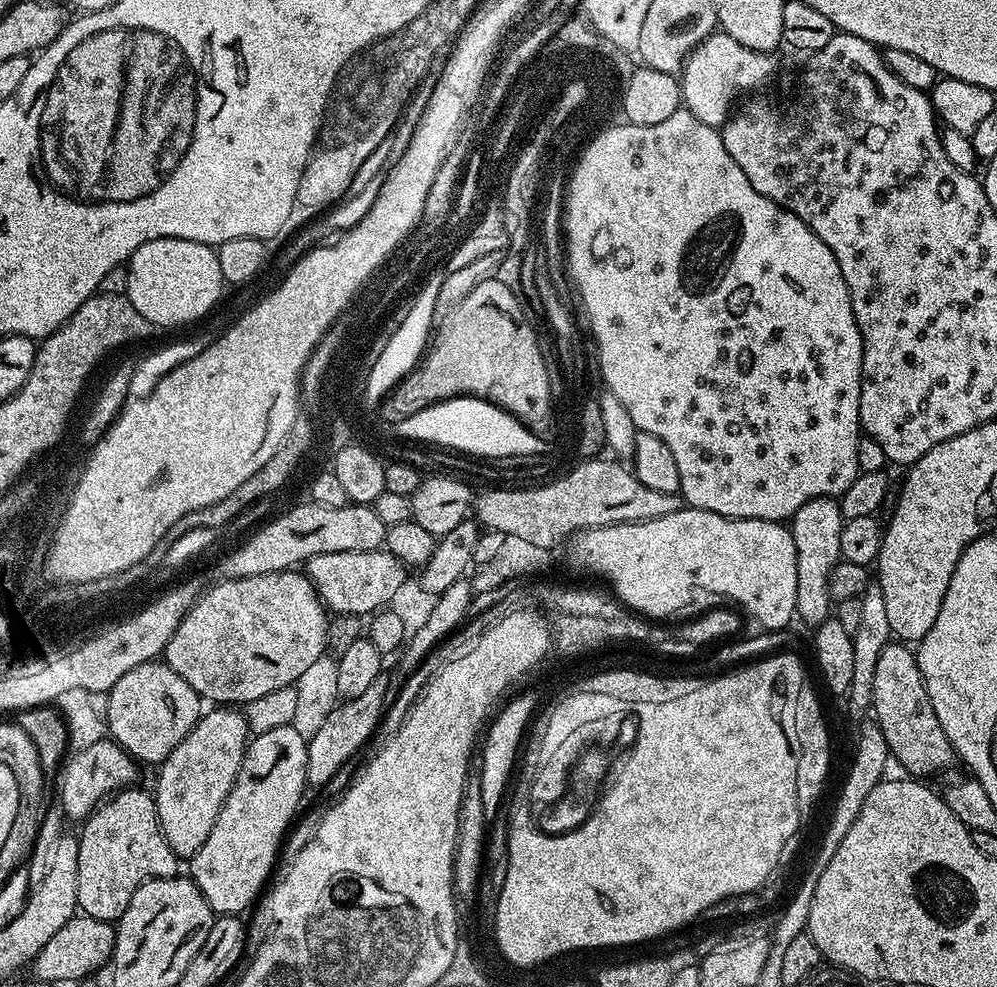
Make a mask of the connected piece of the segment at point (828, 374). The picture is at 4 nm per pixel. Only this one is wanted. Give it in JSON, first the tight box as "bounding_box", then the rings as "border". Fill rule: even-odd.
{"bounding_box":[572,106,864,522],"border":[[[683,106],[674,114],[670,114],[670,118],[665,118],[663,122],[658,122],[654,126],[638,126],[637,124],[622,122],[615,131],[601,136],[599,140],[596,140],[596,144],[589,148],[586,155],[586,174],[580,174],[580,176],[576,174],[576,190],[578,192],[576,192],[576,196],[572,194],[572,200],[578,198],[578,208],[590,208],[590,226],[592,226],[590,232],[594,234],[592,242],[594,242],[596,258],[602,258],[608,250],[608,266],[606,264],[602,266],[602,262],[596,262],[596,270],[590,276],[582,276],[578,281],[582,282],[581,288],[578,289],[578,295],[580,295],[581,302],[584,303],[585,310],[588,311],[588,320],[592,323],[593,334],[596,335],[596,352],[598,354],[596,356],[600,363],[603,383],[606,385],[607,391],[614,393],[615,397],[625,406],[636,429],[646,434],[654,434],[654,438],[662,438],[662,442],[666,442],[666,446],[670,446],[670,454],[674,454],[674,463],[678,465],[679,495],[683,496],[685,505],[738,520],[784,522],[795,514],[798,506],[802,506],[808,500],[813,500],[819,496],[840,498],[847,488],[856,482],[856,477],[861,473],[858,466],[858,442],[862,435],[860,426],[860,371],[864,357],[864,339],[856,325],[854,310],[850,302],[850,290],[846,286],[846,278],[842,278],[842,270],[838,266],[830,246],[826,246],[826,242],[822,242],[822,238],[818,238],[818,234],[811,232],[806,226],[806,222],[802,222],[795,214],[787,212],[785,208],[780,207],[770,198],[758,194],[758,190],[754,190],[754,186],[750,186],[750,178],[746,178],[746,174],[742,174],[742,166],[738,166],[738,162],[734,162],[734,158],[730,158],[730,154],[724,148],[720,132],[710,127],[706,122],[702,122],[694,113],[689,112]],[[760,400],[768,400],[768,408],[784,408],[784,412],[768,412],[768,420],[788,420],[788,424],[804,424],[804,428],[796,428],[796,432],[800,432],[800,436],[780,436],[780,440],[768,440],[768,424],[764,424],[764,432],[760,432],[760,416],[764,416],[764,412],[760,412]]]}

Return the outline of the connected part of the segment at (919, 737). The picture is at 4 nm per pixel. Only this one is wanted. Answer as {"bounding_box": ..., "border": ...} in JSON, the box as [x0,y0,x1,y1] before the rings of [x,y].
{"bounding_box":[870,642,954,778],"border":[[[889,642],[882,654],[878,654],[878,666],[874,666],[870,712],[886,738],[891,759],[897,760],[908,771],[905,773],[909,777],[928,778],[924,776],[934,775],[936,768],[951,769],[954,753],[952,743],[942,730],[942,722],[938,722],[938,714],[934,714],[916,652],[908,648],[911,647],[904,642]]]}

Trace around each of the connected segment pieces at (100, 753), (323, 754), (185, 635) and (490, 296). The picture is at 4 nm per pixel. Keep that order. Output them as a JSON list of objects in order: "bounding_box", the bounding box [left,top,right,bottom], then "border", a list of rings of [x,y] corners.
[{"bounding_box":[58,738,137,822],"border":[[[103,738],[80,751],[73,751],[63,761],[58,772],[60,778],[60,804],[72,820],[83,822],[108,799],[122,788],[133,787],[137,783],[137,761],[126,750],[116,745],[111,738]]]},{"bounding_box":[306,678,388,784],"border":[[[381,678],[376,680],[363,694],[358,694],[358,698],[353,700],[344,700],[337,703],[332,713],[326,718],[322,726],[319,727],[318,732],[314,734],[312,739],[308,740],[308,757],[306,758],[306,778],[308,784],[328,784],[340,772],[340,767],[363,746],[367,740],[373,739],[376,728],[380,725],[380,717],[386,711],[386,699],[384,695],[388,692],[387,679]]]},{"bounding_box":[162,571,330,706],"border":[[[303,571],[271,572],[270,574],[258,574],[250,578],[238,578],[237,580],[221,579],[219,583],[214,585],[209,592],[201,591],[197,595],[195,602],[192,603],[191,610],[182,618],[178,630],[174,630],[170,642],[162,653],[163,659],[174,670],[174,674],[178,674],[178,678],[186,678],[186,682],[190,682],[190,686],[194,686],[194,690],[205,701],[213,700],[211,703],[216,706],[248,705],[250,701],[262,698],[263,695],[270,694],[271,691],[295,685],[299,675],[305,673],[320,656],[325,655],[327,626],[330,616],[323,602],[320,601],[320,595],[316,592],[316,587],[311,584]]]},{"bounding_box":[383,280,549,425],"border":[[[487,280],[482,282],[482,286],[474,286],[474,290],[470,290],[470,294],[466,294],[466,298],[462,298],[462,302],[458,302],[456,309],[446,319],[439,321],[434,332],[434,339],[415,371],[411,375],[404,377],[391,395],[383,401],[383,423],[388,425],[392,420],[404,420],[404,416],[412,416],[412,412],[416,412],[416,408],[420,408],[420,404],[428,404],[428,400],[436,400],[436,396],[448,396],[448,392],[480,392],[480,396],[492,396],[492,400],[500,400],[500,404],[508,404],[508,408],[512,408],[512,412],[520,412],[520,416],[528,416],[529,422],[539,424],[540,419],[546,414],[546,406],[549,400],[548,388],[546,387],[546,381],[544,381],[544,368],[539,367],[540,356],[536,356],[536,352],[541,348],[542,344],[540,340],[536,340],[536,332],[532,329],[532,324],[528,321],[527,314],[524,313],[524,307],[525,305],[517,300],[516,295],[509,288],[502,286],[500,280]]]}]

